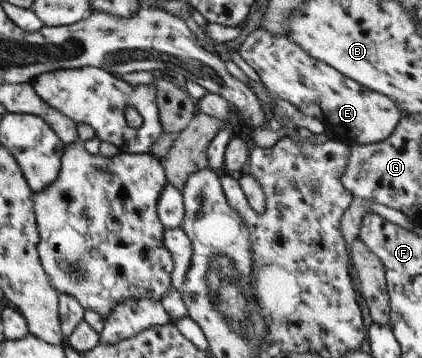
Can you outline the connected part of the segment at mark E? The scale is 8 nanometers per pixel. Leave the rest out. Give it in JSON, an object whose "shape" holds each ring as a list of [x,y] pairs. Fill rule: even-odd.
{"shape":[[[259,28],[242,43],[239,55],[255,69],[269,91],[287,100],[305,115],[321,120],[337,134],[339,142],[349,147],[378,143],[389,138],[403,118],[389,96],[379,94],[344,76],[333,66],[309,56],[287,37],[275,37]]]}

